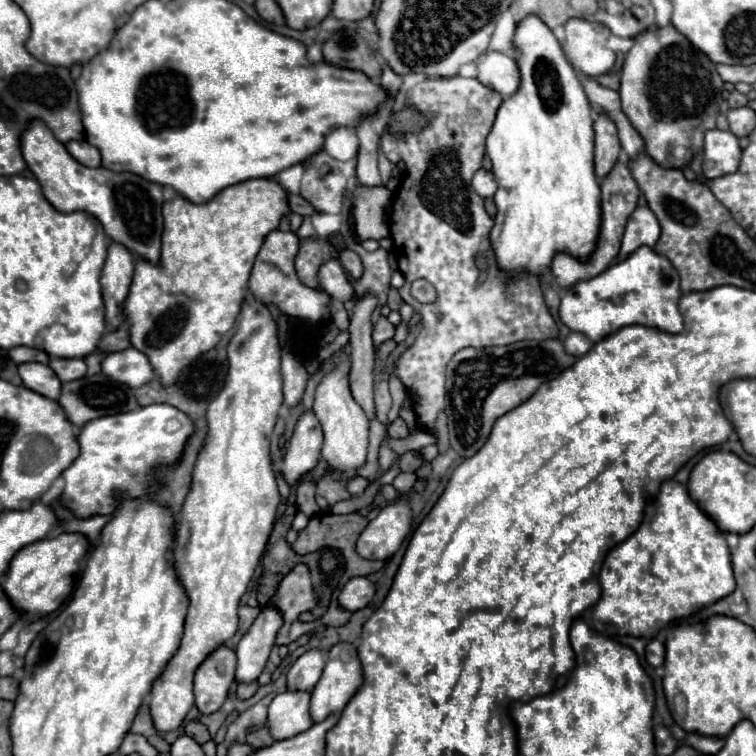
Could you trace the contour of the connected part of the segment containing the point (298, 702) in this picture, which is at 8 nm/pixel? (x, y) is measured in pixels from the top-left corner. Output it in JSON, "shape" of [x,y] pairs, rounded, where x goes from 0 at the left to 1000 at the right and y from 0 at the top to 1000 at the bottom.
{"shape":[[[376,915],[362,921],[354,934],[352,960],[362,979],[381,979],[413,960],[407,942],[410,918],[407,915]]]}

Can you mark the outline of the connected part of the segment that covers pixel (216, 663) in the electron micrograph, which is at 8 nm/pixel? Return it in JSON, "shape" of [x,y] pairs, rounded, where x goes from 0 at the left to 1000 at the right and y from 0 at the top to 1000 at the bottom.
{"shape":[[[291,854],[283,860],[259,886],[257,921],[265,944],[283,944],[299,926],[302,910],[310,902],[312,865],[310,860]]]}

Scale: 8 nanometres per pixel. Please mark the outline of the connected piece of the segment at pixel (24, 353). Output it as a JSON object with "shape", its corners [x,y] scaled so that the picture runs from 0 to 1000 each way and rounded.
{"shape":[[[34,458],[16,460],[11,468],[13,468],[13,474],[16,474],[21,481],[32,481],[32,479],[56,479],[56,481],[63,481],[63,476],[66,476],[66,471],[63,471],[58,463],[34,460]]]}

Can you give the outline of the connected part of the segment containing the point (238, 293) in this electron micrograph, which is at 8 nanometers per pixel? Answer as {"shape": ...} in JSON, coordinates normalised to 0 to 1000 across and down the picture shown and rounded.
{"shape":[[[339,235],[294,251],[272,270],[257,270],[243,259],[217,267],[217,310],[212,352],[193,344],[180,347],[175,381],[167,397],[167,423],[172,431],[175,458],[196,468],[206,497],[217,508],[233,505],[238,489],[286,458],[299,444],[317,415],[320,399],[328,389],[328,368],[336,341],[349,323],[349,315],[370,299],[370,291],[384,283],[381,251],[362,235]]]}

